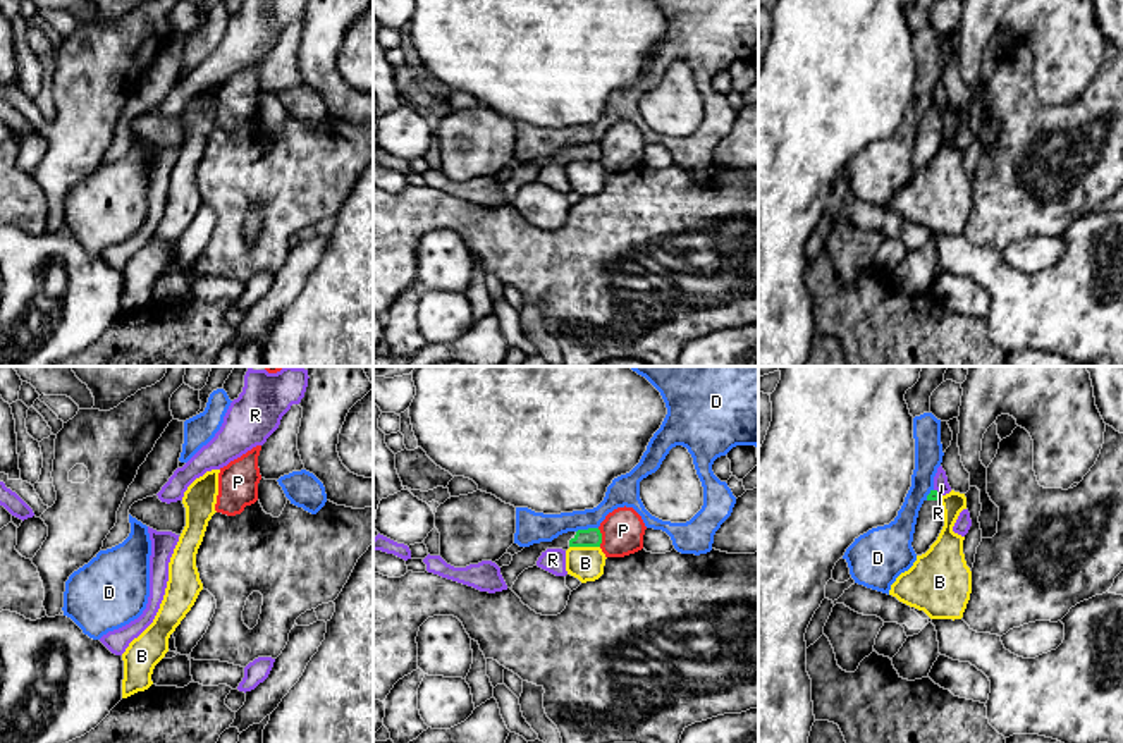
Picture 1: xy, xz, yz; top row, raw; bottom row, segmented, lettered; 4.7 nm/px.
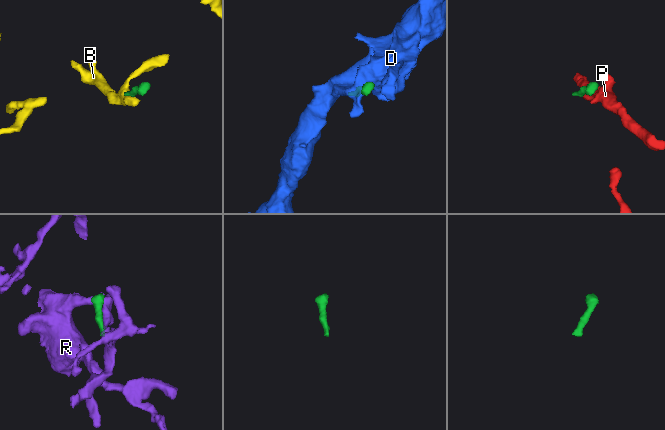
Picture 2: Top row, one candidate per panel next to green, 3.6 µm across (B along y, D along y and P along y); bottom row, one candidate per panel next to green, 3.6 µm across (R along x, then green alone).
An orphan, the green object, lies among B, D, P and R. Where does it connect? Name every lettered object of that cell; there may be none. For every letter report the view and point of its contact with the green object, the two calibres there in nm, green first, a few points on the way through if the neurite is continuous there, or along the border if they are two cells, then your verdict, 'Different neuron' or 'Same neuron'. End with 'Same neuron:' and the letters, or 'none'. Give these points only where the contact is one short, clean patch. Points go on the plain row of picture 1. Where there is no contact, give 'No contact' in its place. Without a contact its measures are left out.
B: Touches green at xz (585, 160). Thickness 90 nm (green) against 160 nm. Different neuron
D: Touches green at xz (589, 143). Thickness 90 nm (green) against 140 nm. Different neuron
P: Touches green at xz (601, 152). Thickness 90 nm (green) against 200 nm. Different neuron
R: Touches green at yz (938, 109). Thickness 50 nm (green) against 70 nm. Different neuron
Same neuron: none

